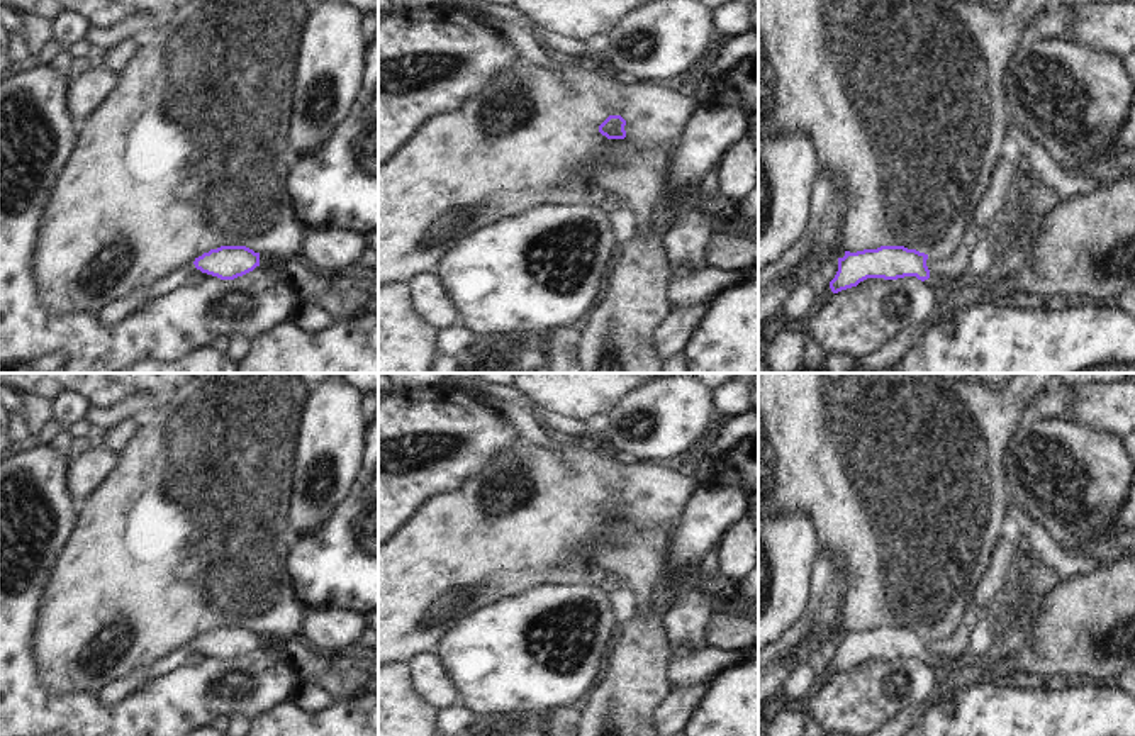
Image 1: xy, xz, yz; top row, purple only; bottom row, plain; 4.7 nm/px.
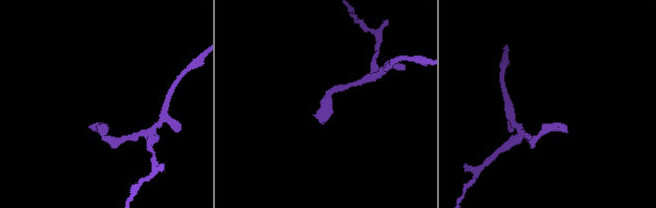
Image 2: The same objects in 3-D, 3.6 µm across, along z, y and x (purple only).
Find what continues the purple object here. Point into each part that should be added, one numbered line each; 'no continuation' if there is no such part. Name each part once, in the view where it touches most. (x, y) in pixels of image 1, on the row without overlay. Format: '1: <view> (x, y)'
1: xy (175, 657)

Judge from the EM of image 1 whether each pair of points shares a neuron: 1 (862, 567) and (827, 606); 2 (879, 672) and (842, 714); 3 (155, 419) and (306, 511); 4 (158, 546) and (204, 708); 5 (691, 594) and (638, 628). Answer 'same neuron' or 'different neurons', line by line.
1: different neurons
2: same neuron
3: different neurons
4: different neurons
5: different neurons

